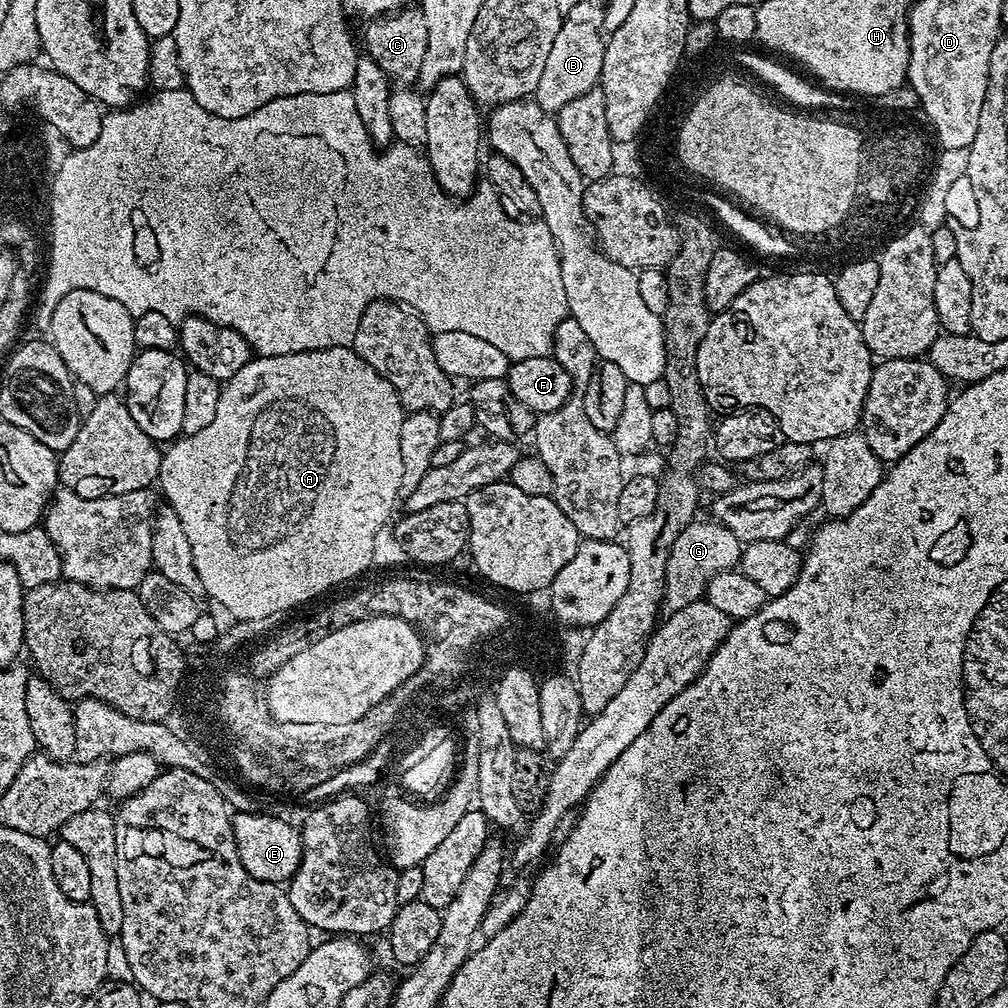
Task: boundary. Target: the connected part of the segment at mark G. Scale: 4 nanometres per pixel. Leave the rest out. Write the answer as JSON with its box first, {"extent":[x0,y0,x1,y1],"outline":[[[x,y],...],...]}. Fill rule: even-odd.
{"extent":[662,518,742,612],"outline":[[[711,518],[693,519],[682,530],[682,534],[678,534],[678,538],[674,538],[674,546],[668,551],[668,561],[664,570],[664,597],[662,604],[668,612],[677,612],[682,610],[684,606],[690,606],[694,601],[701,599],[707,593],[708,579],[719,572],[726,572],[735,569],[740,562],[740,554],[742,551],[742,542],[737,539],[732,532],[726,530],[724,524],[718,524]]]}

